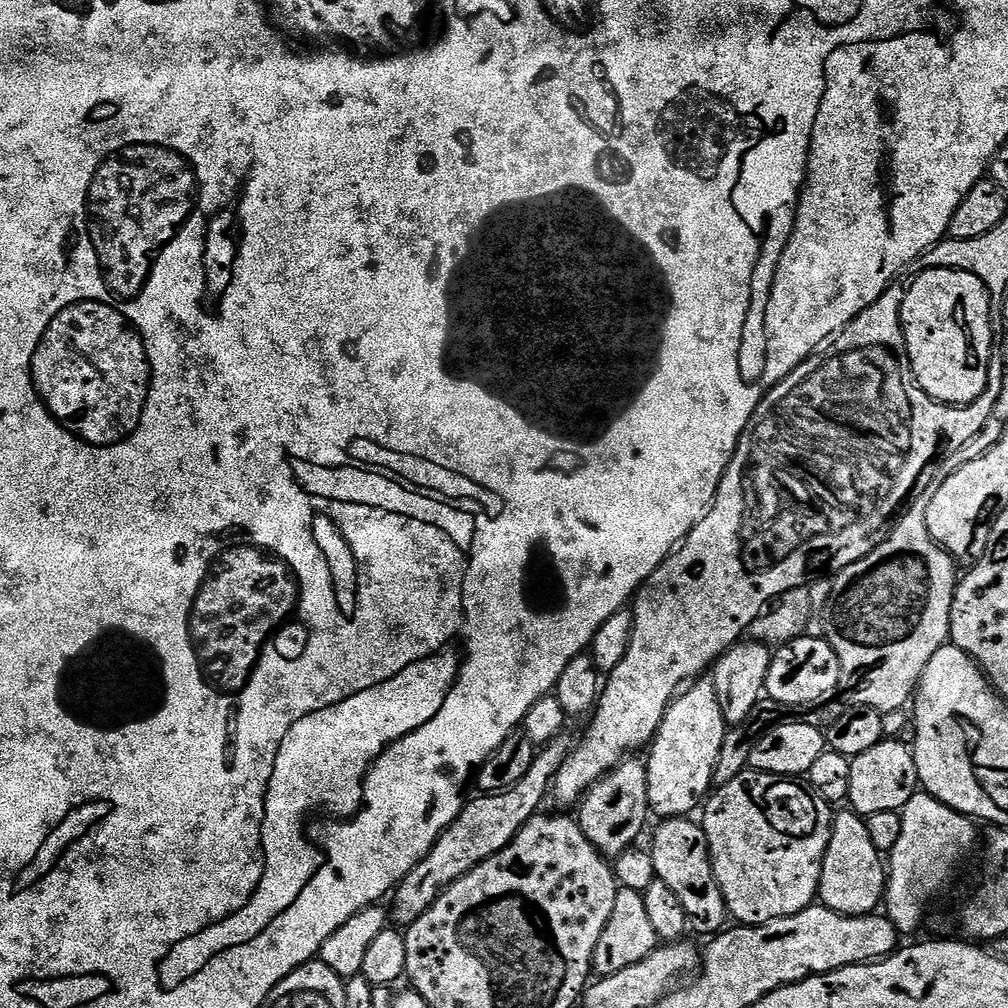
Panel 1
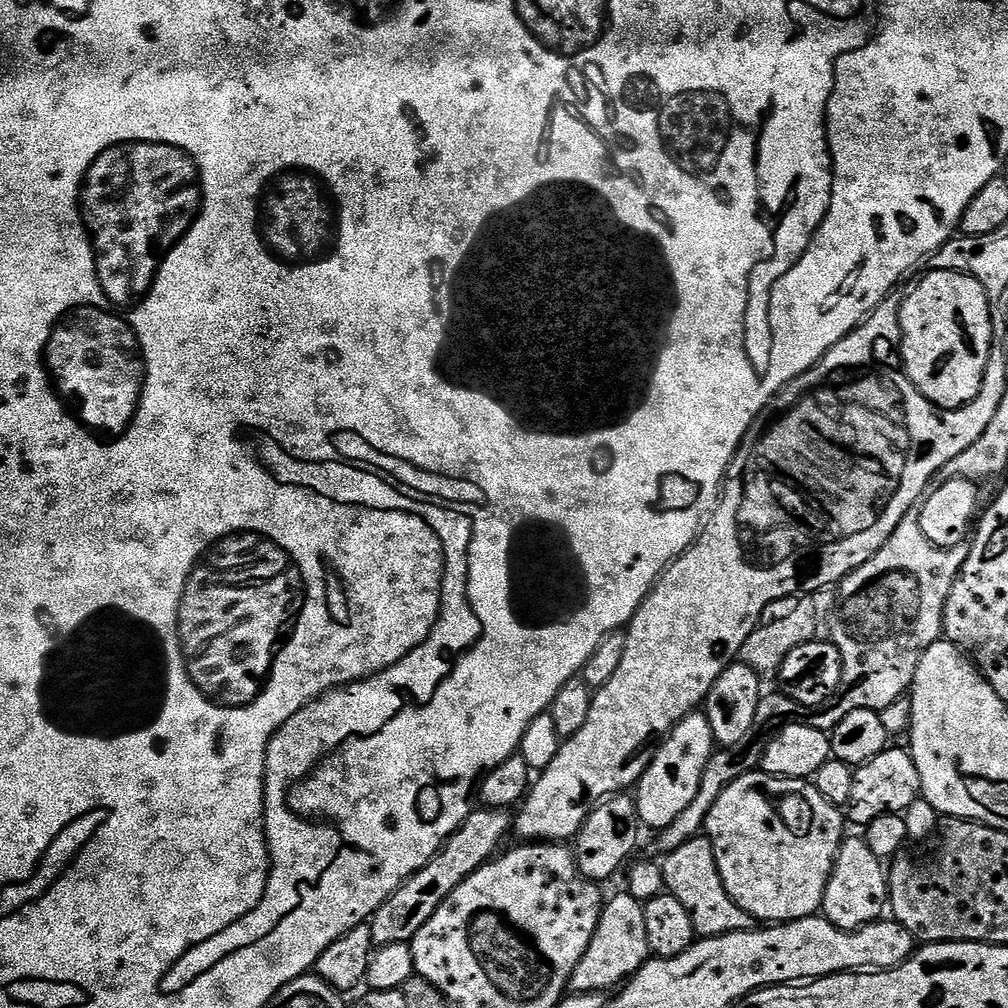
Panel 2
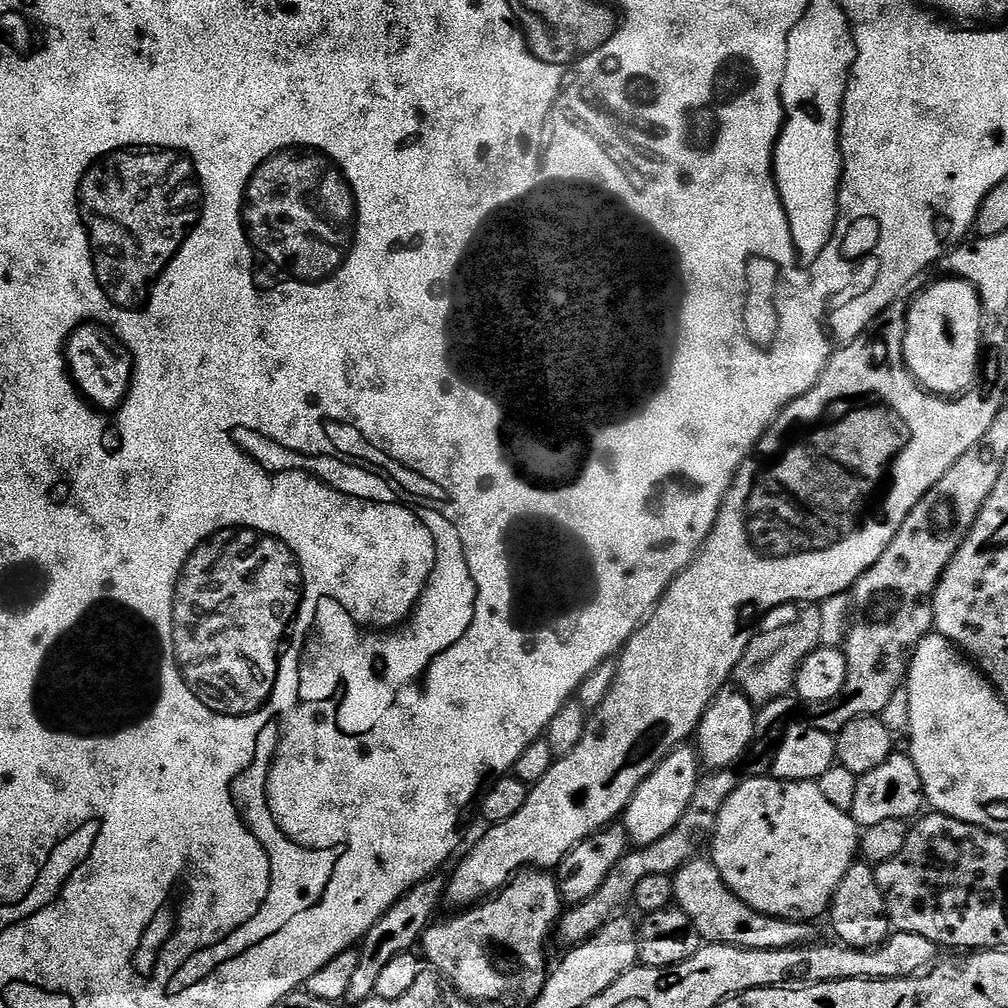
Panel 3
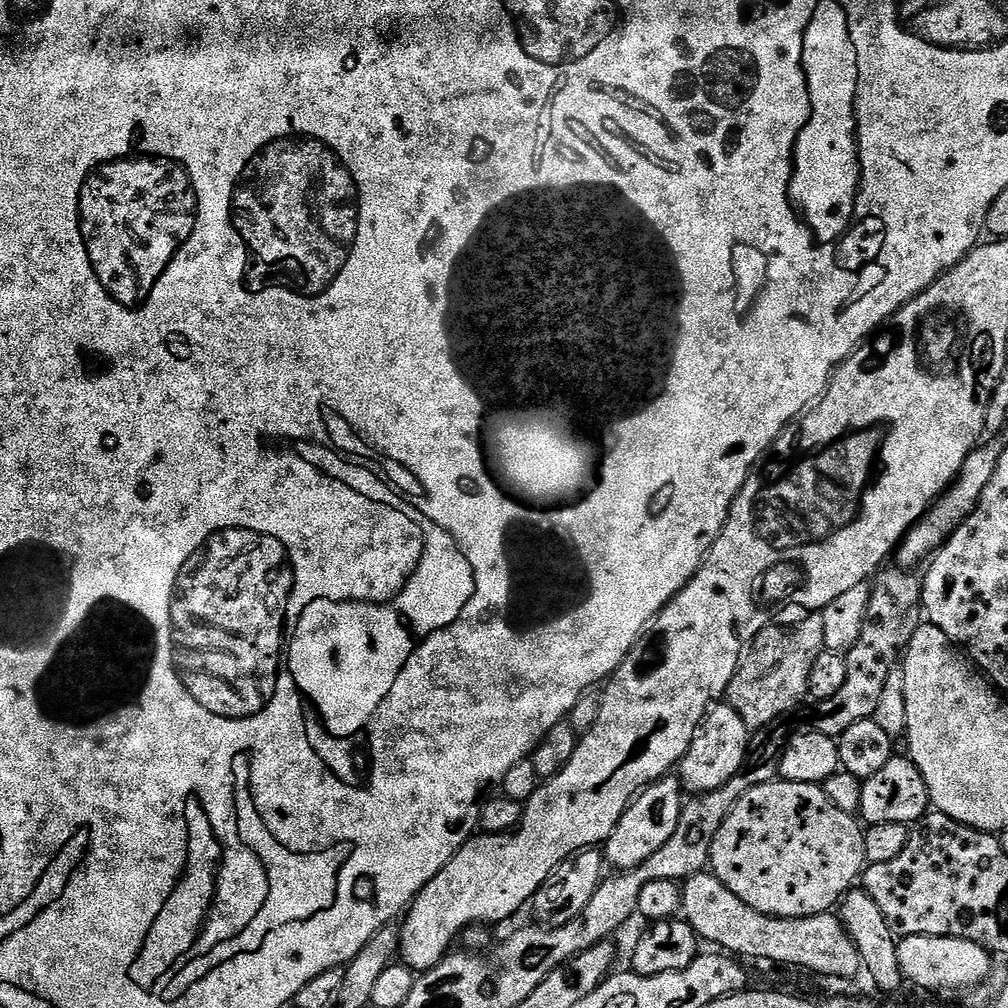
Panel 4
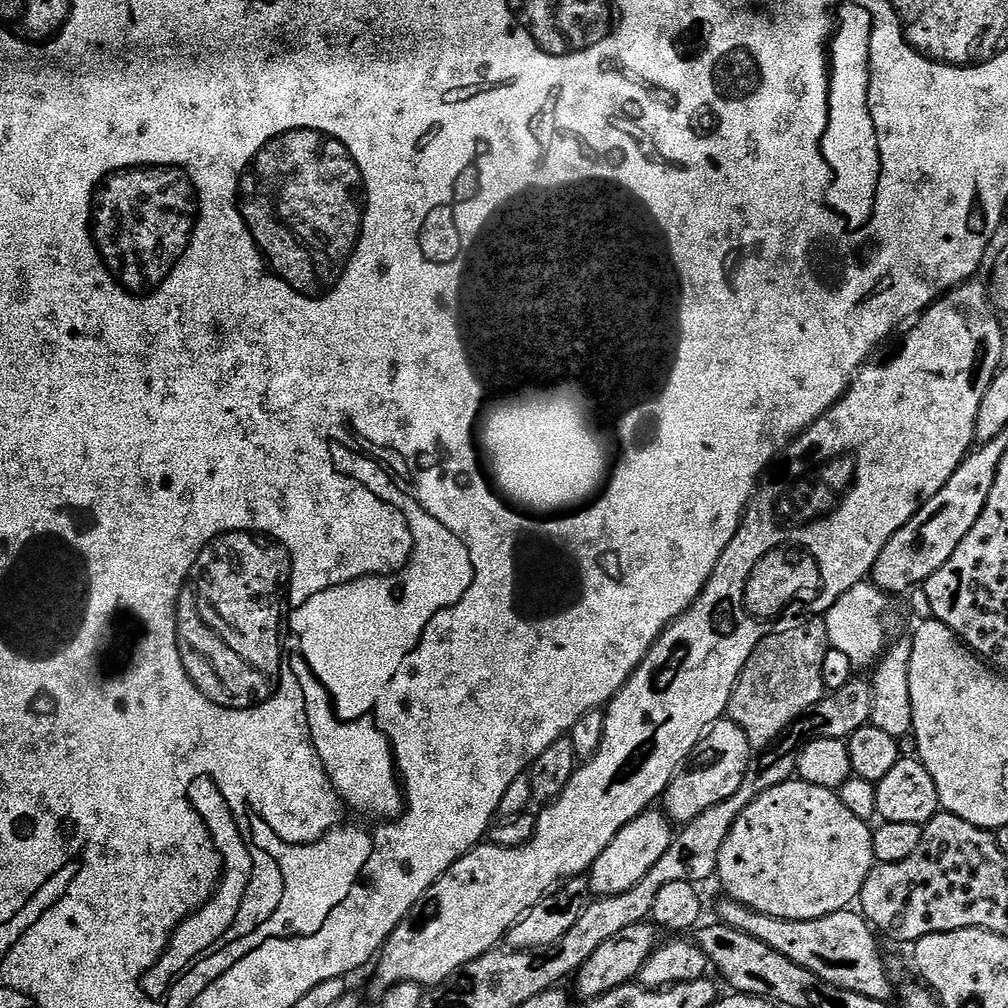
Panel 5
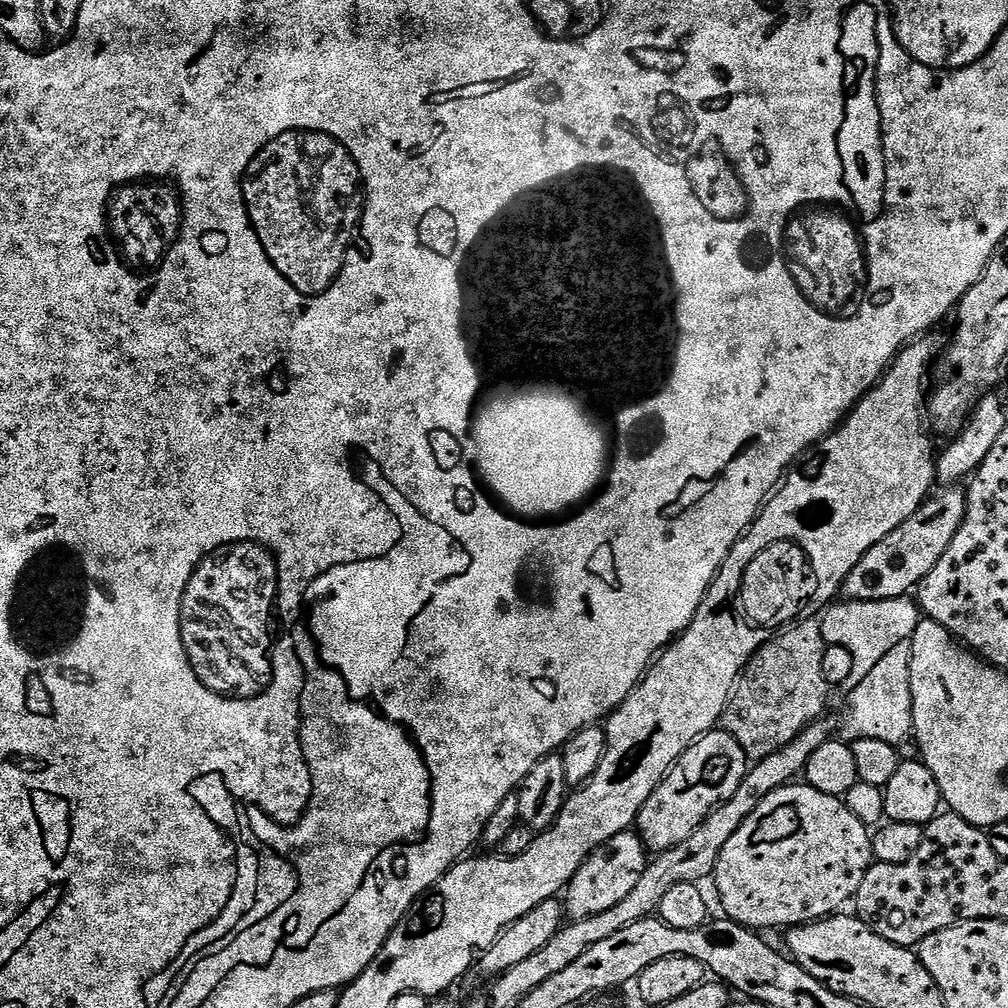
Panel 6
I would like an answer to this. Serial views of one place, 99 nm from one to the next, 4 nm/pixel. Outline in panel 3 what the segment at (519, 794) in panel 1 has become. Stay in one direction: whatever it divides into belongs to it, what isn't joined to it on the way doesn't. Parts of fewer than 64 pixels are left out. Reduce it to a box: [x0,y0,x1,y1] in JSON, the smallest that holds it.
[346,874,445,1006]

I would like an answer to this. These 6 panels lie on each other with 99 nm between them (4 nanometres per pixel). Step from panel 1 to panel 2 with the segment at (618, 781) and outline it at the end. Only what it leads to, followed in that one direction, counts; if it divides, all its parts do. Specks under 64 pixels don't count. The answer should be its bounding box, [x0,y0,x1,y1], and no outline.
[574,794,642,882]

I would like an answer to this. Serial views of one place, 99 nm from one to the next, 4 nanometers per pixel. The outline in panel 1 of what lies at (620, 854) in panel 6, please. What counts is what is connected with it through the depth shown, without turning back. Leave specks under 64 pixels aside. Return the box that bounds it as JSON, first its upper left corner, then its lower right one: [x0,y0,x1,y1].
[646,678,726,818]

